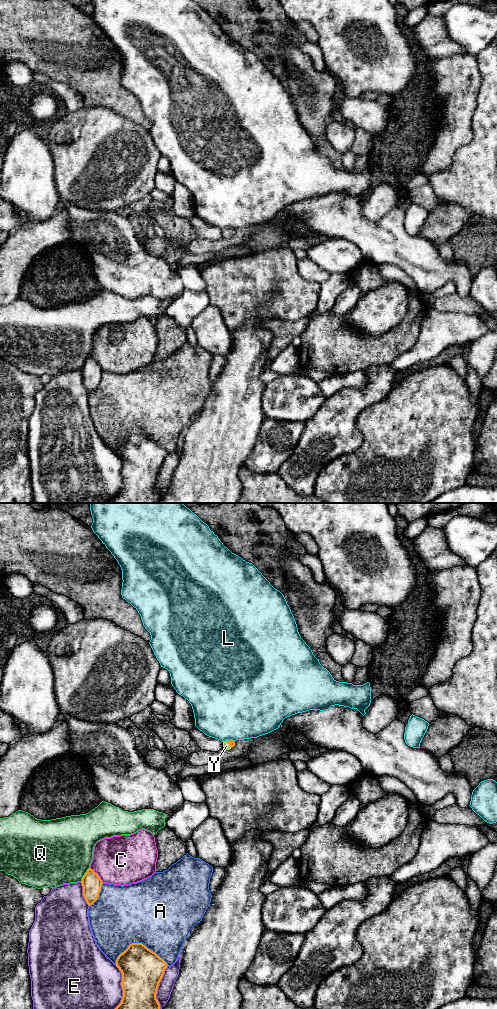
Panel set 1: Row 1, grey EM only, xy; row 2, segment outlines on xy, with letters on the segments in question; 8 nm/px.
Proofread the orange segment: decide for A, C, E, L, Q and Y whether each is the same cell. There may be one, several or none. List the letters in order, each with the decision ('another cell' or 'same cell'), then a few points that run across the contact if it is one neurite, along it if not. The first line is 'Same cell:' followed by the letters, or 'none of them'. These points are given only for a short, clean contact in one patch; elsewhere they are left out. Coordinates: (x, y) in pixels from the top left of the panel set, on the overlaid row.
Same cell: Y
A: another cell
C: another cell
E: another cell
L: another cell
Q: another cell
Y: same cell; line xy (232, 743), (228, 743), (226, 746)

